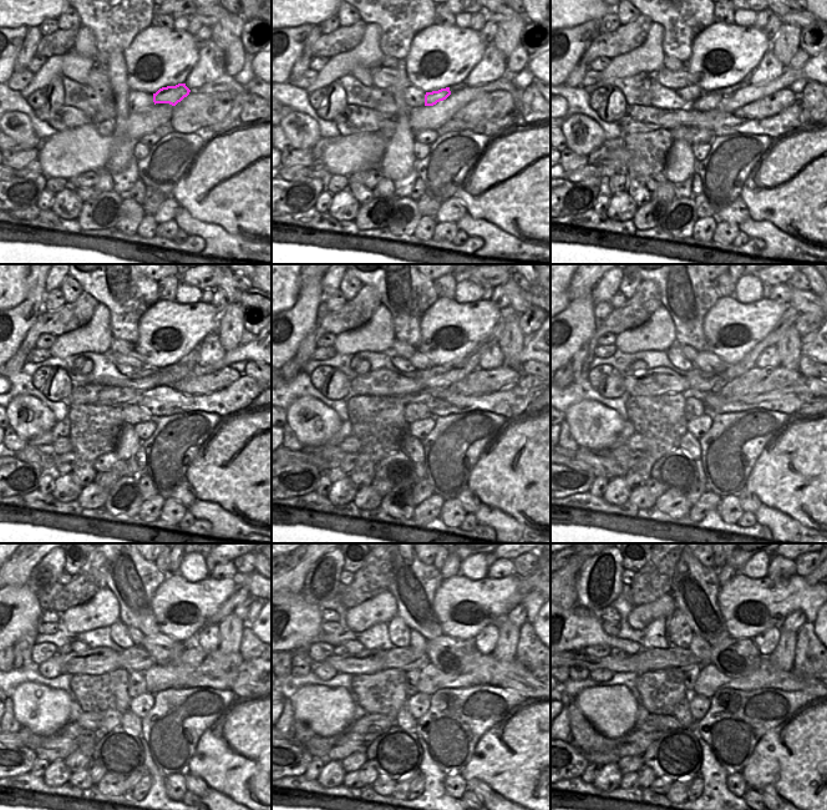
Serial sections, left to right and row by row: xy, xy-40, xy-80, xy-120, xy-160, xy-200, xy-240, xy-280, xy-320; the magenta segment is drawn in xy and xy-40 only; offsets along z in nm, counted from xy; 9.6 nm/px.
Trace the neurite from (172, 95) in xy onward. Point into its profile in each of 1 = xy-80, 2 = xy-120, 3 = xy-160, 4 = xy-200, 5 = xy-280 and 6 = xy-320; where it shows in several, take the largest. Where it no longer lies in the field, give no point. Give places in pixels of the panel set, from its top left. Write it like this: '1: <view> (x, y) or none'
1: xy-80 (708, 101)
2: xy-120 (147, 383)
3: xy-160 (381, 378)
4: xy-200 (659, 376)
5: xy-280 (350, 663)
6: xy-320 (630, 663)

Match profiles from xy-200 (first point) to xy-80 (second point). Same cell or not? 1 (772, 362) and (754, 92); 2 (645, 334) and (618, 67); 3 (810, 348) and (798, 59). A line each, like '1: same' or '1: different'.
1: different
2: same
3: different

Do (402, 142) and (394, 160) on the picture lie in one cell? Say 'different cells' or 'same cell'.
same cell

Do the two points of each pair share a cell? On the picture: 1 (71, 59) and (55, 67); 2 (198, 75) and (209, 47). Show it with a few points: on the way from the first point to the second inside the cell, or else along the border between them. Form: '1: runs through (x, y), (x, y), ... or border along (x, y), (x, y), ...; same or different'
1: border along (64, 56), (60, 74); different
2: runs through (204, 69), (209, 64), (209, 54); same

